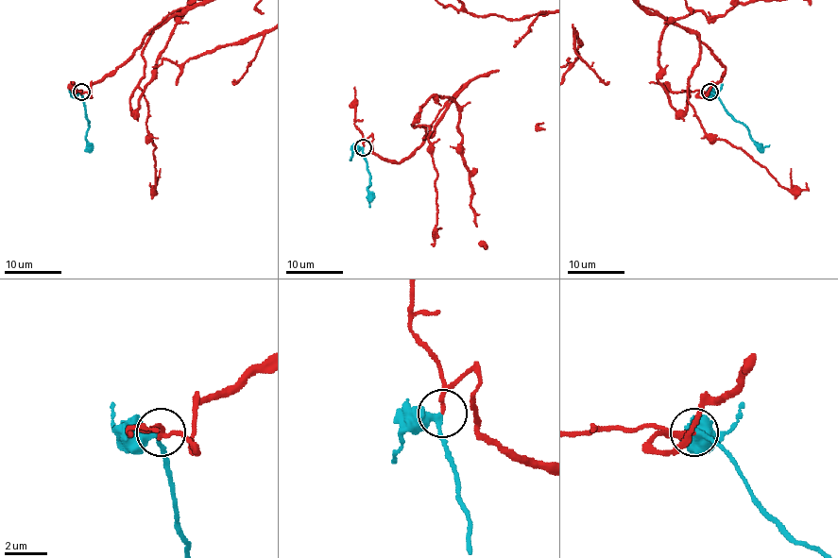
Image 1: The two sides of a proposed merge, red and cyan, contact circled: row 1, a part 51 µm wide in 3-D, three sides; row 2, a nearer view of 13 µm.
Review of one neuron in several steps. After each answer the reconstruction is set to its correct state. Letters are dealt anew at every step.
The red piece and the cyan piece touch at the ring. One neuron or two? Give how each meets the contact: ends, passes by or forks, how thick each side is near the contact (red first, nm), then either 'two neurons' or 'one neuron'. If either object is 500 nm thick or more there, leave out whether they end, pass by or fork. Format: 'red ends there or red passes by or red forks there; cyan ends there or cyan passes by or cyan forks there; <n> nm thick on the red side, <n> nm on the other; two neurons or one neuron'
red ends there; cyan passes by; 220 nm thick on the red side, 320 nm on the other; one neuron

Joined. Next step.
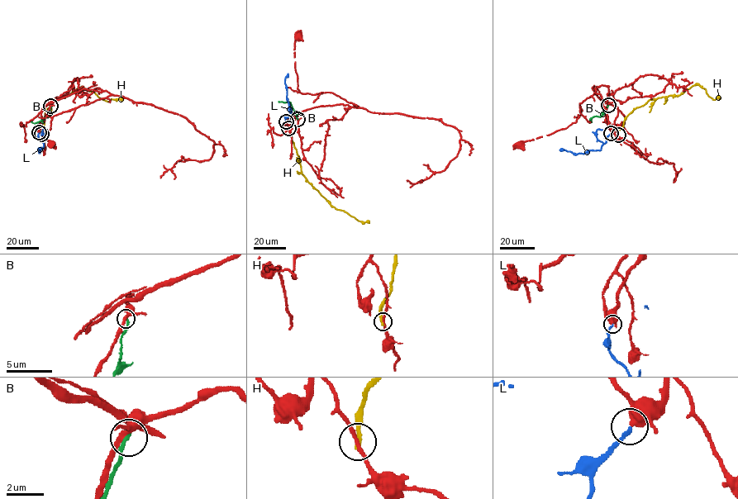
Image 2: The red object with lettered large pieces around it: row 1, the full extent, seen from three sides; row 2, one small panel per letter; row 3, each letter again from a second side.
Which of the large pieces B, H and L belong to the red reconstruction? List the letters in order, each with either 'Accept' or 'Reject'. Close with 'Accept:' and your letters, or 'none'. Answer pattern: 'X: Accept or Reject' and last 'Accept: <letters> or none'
B: Reject
H: Reject
L: Accept
Accept: L

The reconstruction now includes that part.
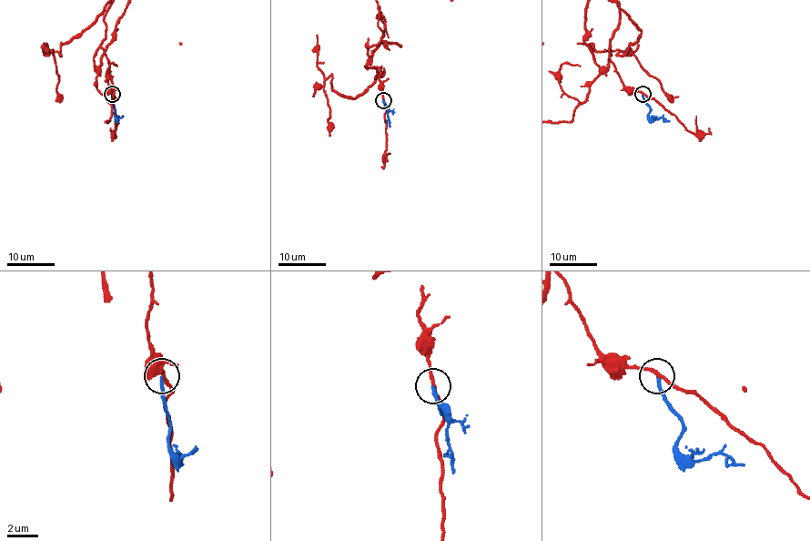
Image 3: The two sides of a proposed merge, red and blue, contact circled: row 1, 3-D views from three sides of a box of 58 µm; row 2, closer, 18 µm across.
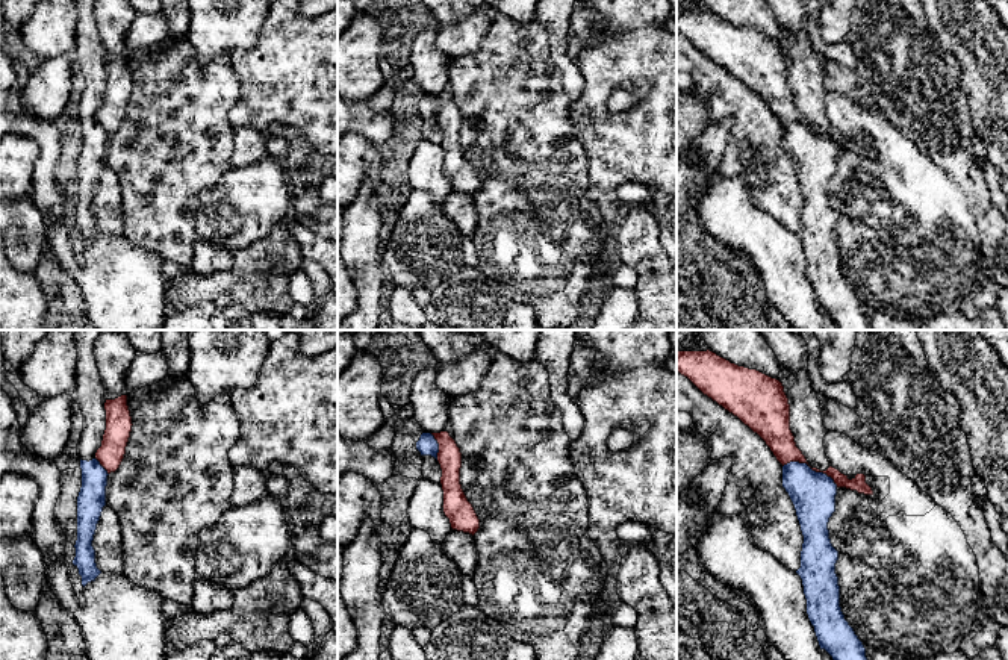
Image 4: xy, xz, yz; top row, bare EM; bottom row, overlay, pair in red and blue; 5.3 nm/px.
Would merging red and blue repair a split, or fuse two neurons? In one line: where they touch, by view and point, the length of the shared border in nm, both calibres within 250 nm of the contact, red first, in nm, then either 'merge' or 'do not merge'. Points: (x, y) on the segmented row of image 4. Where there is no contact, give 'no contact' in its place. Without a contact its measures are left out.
meets red in yz at (812, 468); contact 320 nm long; 150 nm thick on the red side, 240 nm on the other; do not merge

